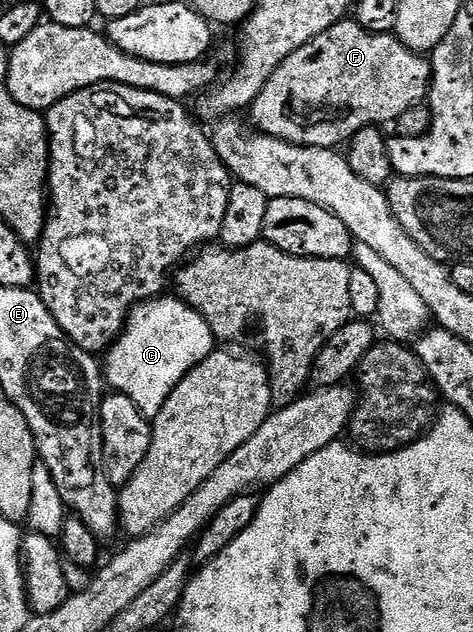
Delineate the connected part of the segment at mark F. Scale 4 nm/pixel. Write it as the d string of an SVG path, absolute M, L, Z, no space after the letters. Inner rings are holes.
M341 20L335 22L329 30L322 32L314 40L310 40L304 47L298 48L293 54L287 55L280 67L268 78L268 82L260 89L260 94L255 98L250 107L251 121L255 129L261 134L268 134L272 138L281 138L283 142L293 142L295 146L313 146L319 150L331 150L348 144L360 129L367 126L379 127L382 122L395 123L410 108L421 105L429 97L432 84L432 63L427 57L421 56L417 51L404 45L399 38L392 34L371 34L362 28L355 20Z

